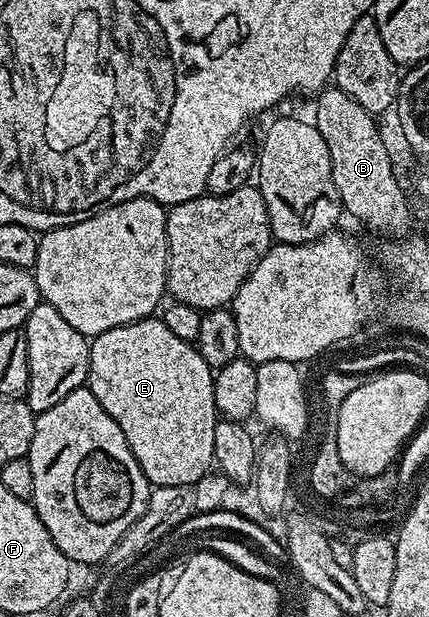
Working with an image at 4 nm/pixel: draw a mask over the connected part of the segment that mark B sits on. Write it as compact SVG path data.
M336 86L321 89L317 100L315 123L323 142L327 142L327 154L331 154L331 174L335 190L339 190L341 207L361 224L366 224L373 232L385 236L381 238L405 238L410 235L413 212L409 200L393 173L389 161L389 148L377 129L374 113L363 110L355 98L343 94Z

